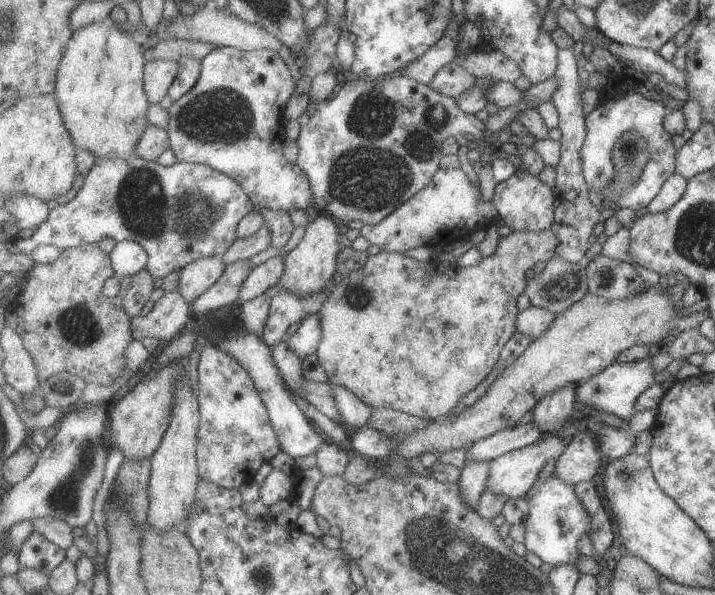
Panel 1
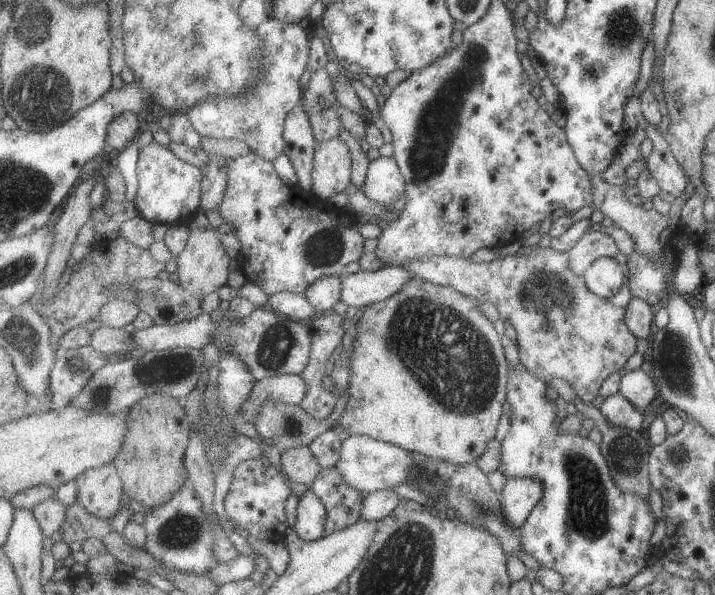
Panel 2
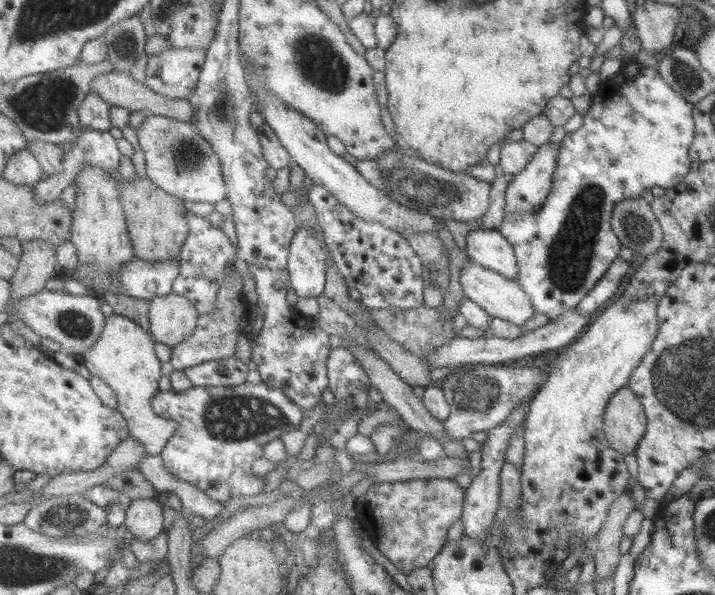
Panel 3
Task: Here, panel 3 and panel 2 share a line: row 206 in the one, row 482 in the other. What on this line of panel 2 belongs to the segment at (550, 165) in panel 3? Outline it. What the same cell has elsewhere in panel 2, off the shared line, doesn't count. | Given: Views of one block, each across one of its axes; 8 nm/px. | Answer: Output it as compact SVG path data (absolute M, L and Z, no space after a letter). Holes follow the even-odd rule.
M527 477L524 479L509 479L501 492L500 500L504 520L513 529L519 530L524 526L525 522L527 522L527 519L532 515L532 512L544 496L545 487L542 482L536 478Z

